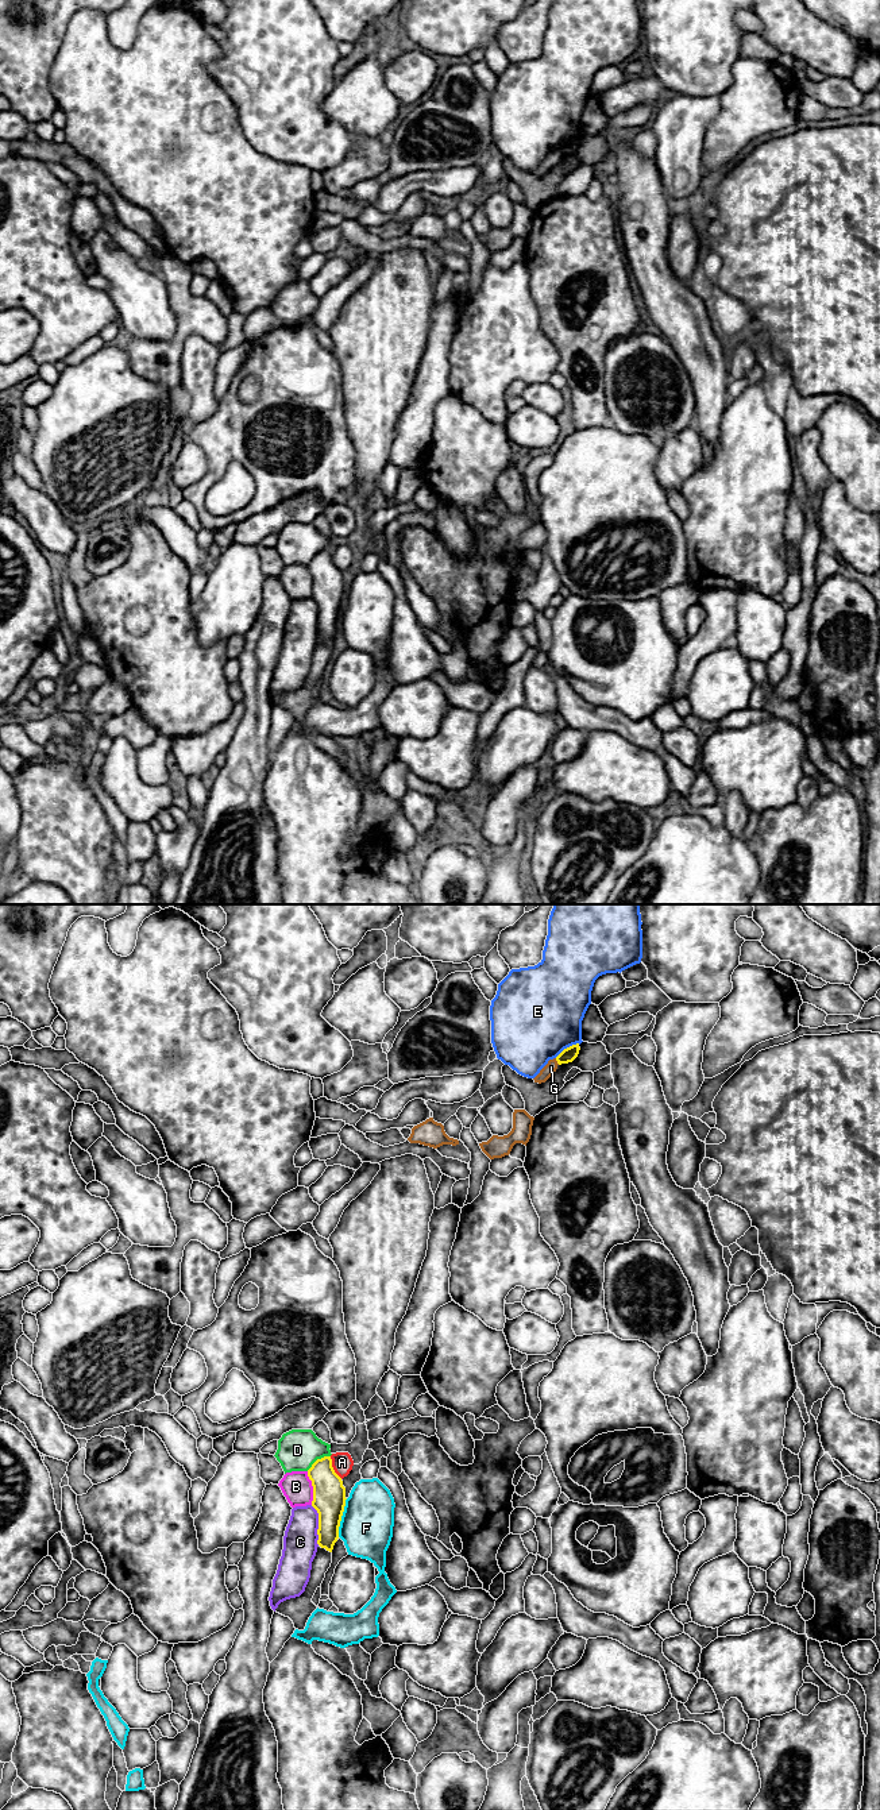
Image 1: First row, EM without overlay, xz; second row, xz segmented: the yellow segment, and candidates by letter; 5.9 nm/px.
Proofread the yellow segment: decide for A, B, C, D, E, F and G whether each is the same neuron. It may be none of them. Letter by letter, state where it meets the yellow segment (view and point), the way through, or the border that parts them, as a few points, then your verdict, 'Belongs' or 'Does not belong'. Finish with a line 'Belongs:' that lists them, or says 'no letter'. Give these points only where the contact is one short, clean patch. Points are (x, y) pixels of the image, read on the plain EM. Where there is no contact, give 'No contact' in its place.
A: Touches yellow at xz (332, 560). Does not belong
B: Touches yellow at xz (313, 581). Does not belong
C: Touches yellow at xz (319, 618). Does not belong
D: Touches yellow at xz (317, 552). Does not belong
E: Touches yellow at xz (567, 141). Does not belong
F: Touches yellow at xz (340, 610). Does not belong
G: Touches yellow at xz (556, 153). Boundary: xz (555, 151), (559, 157). Does not belong
Belongs: no letter

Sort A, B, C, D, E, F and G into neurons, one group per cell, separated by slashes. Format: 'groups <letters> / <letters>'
groups A / B / C / D / E / F / G

